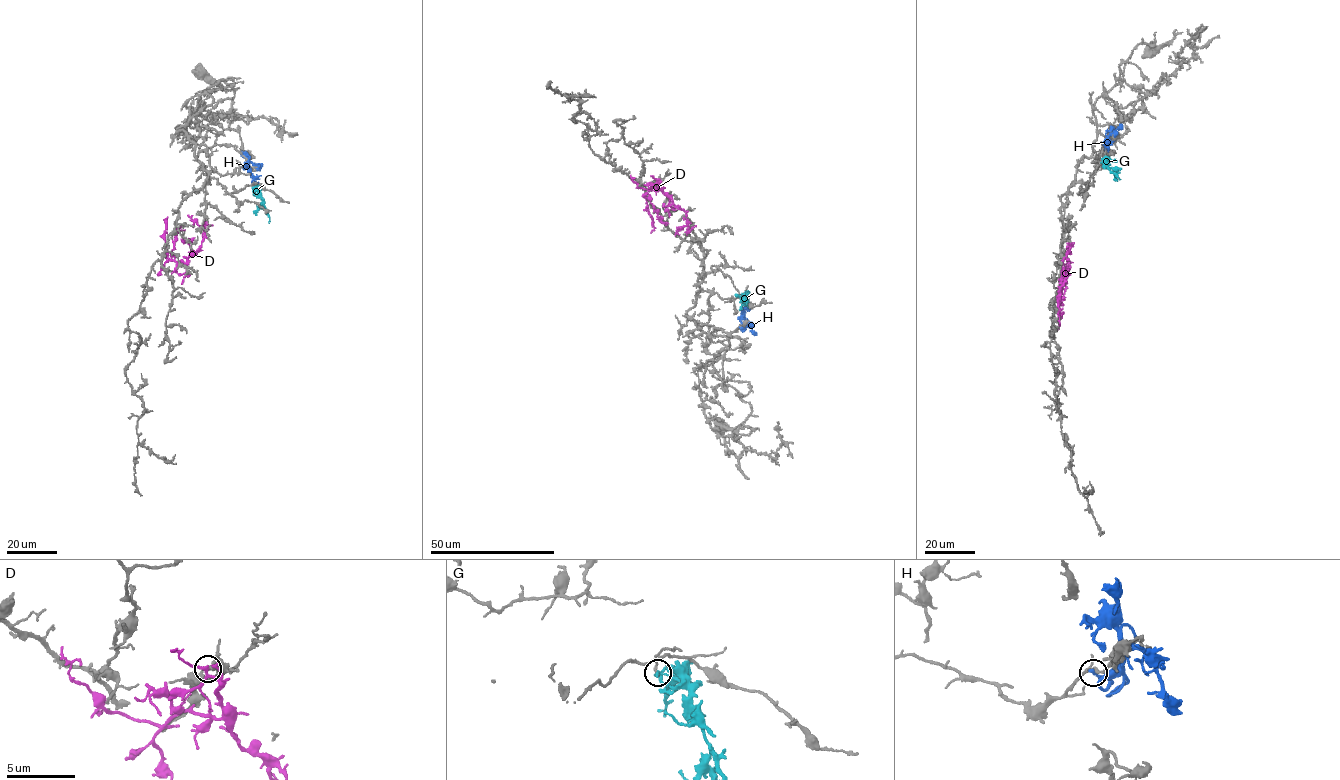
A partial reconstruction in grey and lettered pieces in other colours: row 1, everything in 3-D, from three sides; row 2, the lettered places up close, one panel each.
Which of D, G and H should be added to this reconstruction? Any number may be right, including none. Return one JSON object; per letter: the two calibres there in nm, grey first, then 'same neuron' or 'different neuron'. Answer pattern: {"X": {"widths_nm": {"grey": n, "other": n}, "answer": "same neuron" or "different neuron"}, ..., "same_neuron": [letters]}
{"D": {"widths_nm": {"grey": 220, "other": 180}, "answer": "different neuron"}, "G": {"widths_nm": {"grey": 160, "other": 140}, "answer": "different neuron"}, "H": {"widths_nm": {"grey": 200, "other": 160}, "answer": "different neuron"}, "same_neuron": []}

